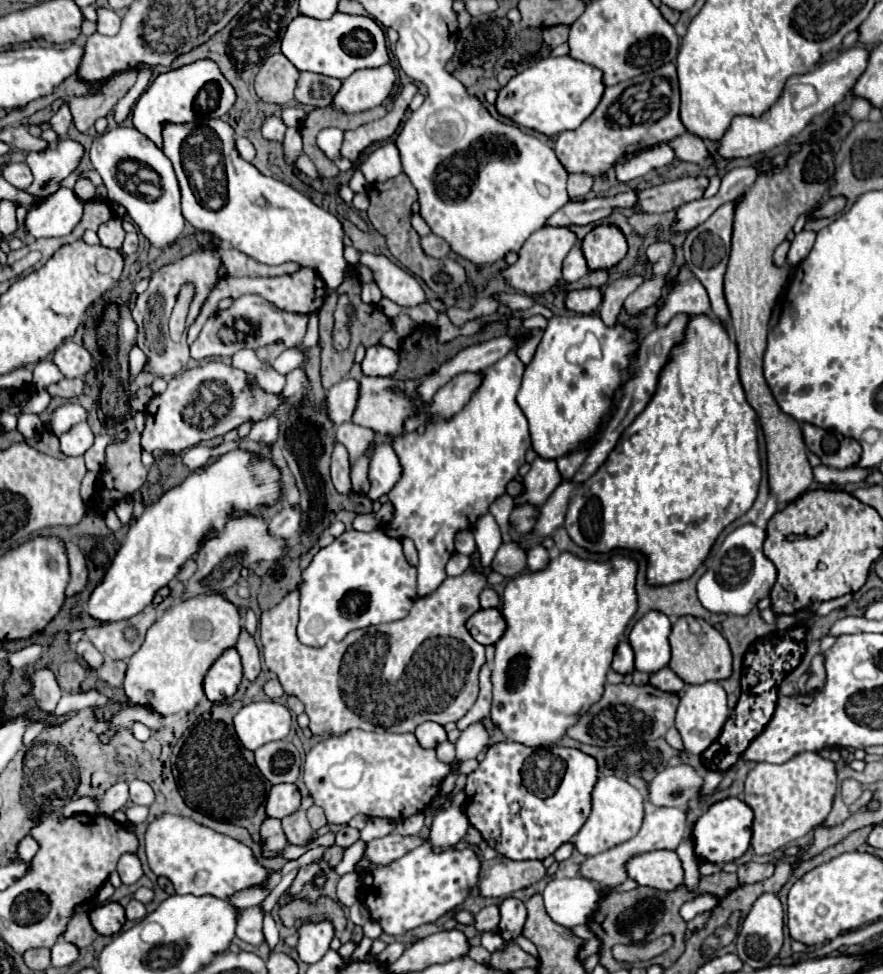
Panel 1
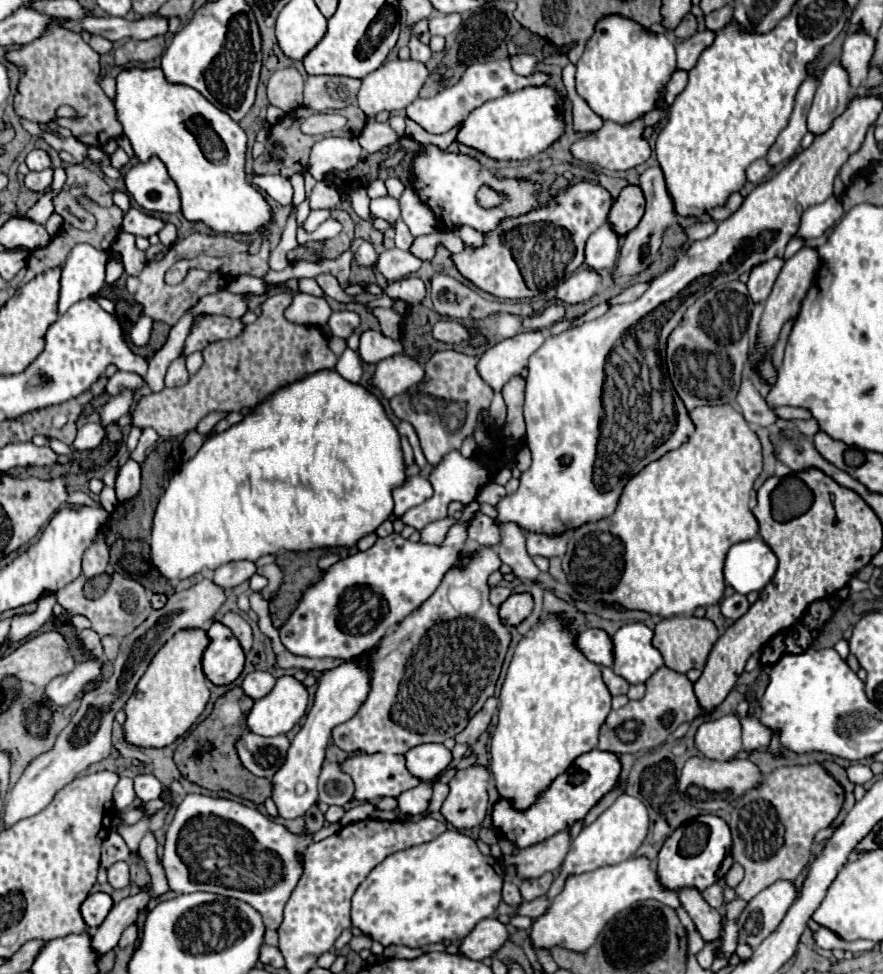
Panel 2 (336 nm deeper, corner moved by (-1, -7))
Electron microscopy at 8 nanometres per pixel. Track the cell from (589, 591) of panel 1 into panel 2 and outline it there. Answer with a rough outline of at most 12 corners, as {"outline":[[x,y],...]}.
{"outline":[[573,620],[515,646],[491,736],[499,796],[529,808],[611,710]]}

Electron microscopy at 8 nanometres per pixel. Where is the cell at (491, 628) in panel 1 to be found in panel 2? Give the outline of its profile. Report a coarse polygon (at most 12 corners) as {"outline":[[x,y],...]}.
{"outline":[[511,594],[499,608],[507,626],[533,612],[531,594]]}

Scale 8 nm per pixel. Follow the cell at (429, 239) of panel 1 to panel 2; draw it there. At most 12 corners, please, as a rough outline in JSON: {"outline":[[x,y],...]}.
{"outline":[[393,248],[379,256],[387,280],[415,274],[423,262],[409,250]]}

